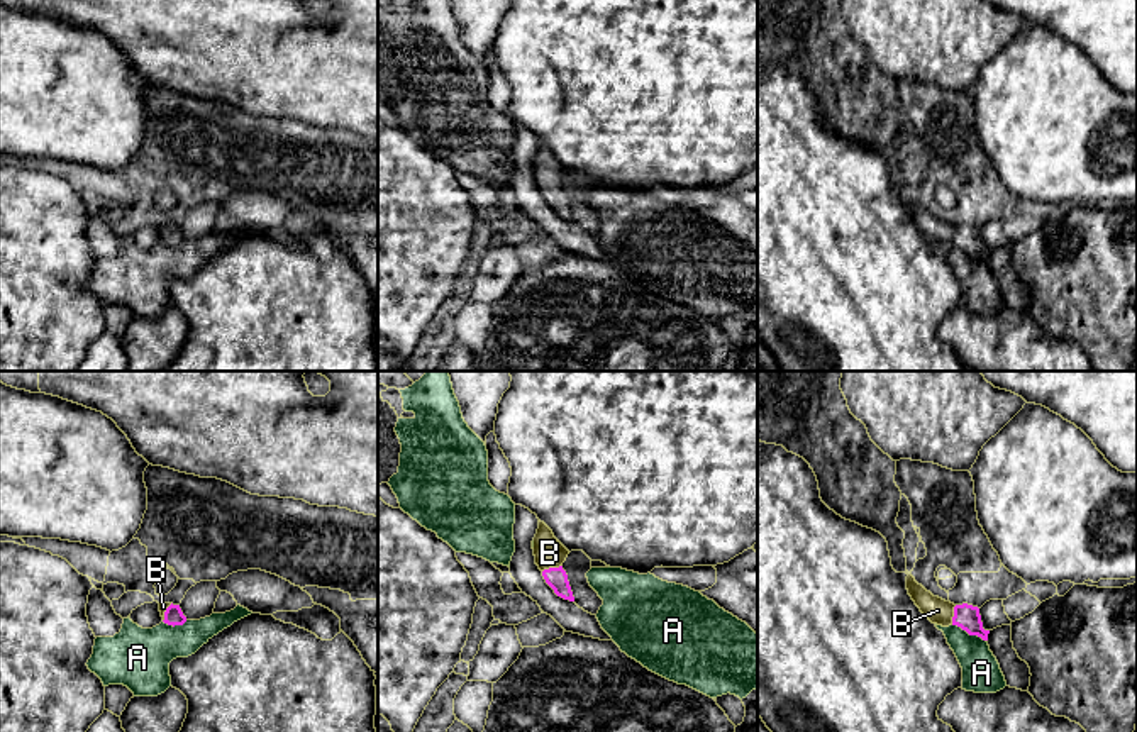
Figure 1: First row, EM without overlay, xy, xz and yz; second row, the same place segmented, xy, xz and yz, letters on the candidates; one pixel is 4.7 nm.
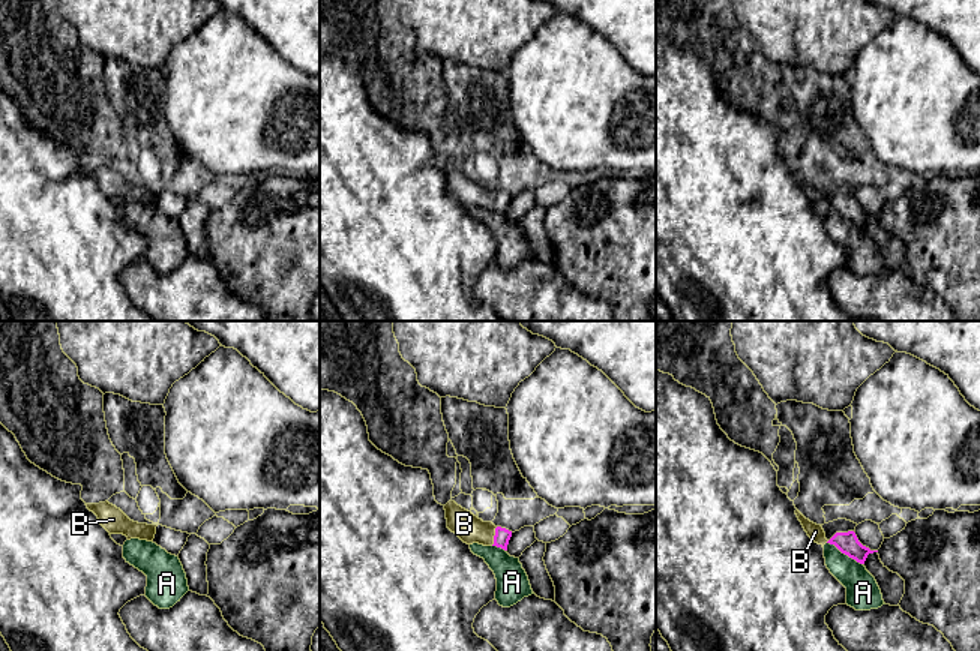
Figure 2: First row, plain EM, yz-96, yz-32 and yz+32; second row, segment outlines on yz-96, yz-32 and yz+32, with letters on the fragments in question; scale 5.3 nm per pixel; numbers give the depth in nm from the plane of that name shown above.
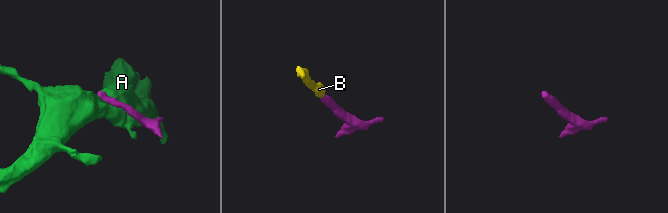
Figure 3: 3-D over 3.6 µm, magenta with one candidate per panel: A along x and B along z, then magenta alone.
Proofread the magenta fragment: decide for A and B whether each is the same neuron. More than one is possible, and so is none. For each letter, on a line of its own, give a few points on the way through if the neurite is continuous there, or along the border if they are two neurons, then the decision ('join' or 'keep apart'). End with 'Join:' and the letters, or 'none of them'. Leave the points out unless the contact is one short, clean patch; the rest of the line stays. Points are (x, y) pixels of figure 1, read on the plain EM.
A: keep apart
B: across xz (556, 199), (551, 188), (549, 173) | join
Join: B

